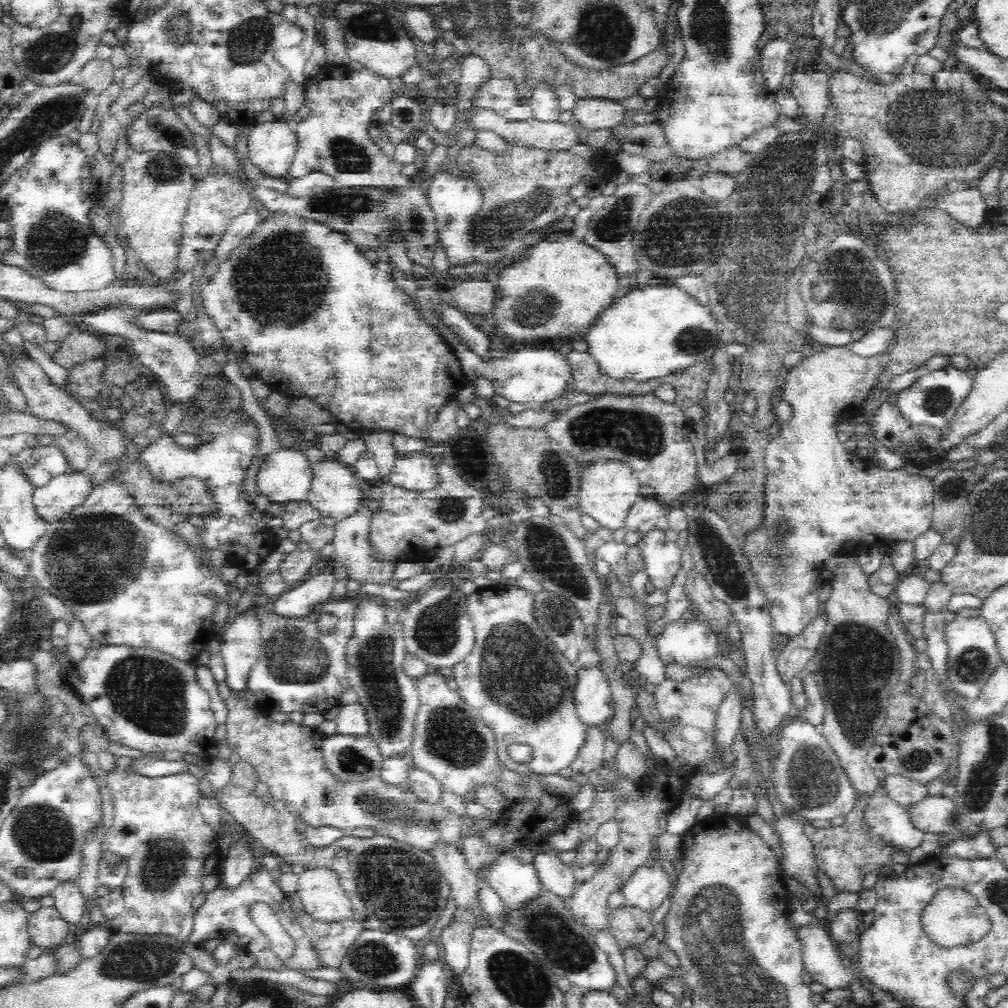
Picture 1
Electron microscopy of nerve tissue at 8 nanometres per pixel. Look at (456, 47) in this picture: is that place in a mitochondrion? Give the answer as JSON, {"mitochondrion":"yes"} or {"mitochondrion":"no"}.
{"mitochondrion":"no"}

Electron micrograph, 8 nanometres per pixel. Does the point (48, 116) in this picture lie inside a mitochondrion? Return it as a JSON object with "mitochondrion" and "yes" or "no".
{"mitochondrion":"yes"}

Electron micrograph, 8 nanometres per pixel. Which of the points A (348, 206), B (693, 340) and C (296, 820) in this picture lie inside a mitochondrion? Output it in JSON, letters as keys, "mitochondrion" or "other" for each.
{"A":"mitochondrion","B":"mitochondrion","C":"other"}

